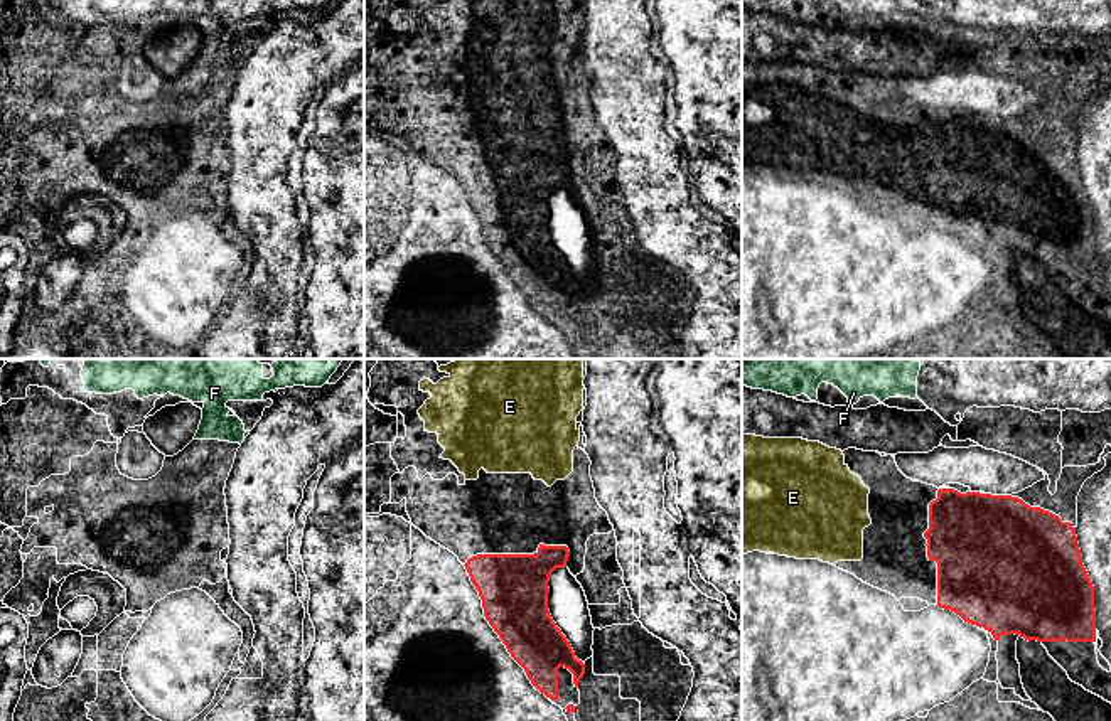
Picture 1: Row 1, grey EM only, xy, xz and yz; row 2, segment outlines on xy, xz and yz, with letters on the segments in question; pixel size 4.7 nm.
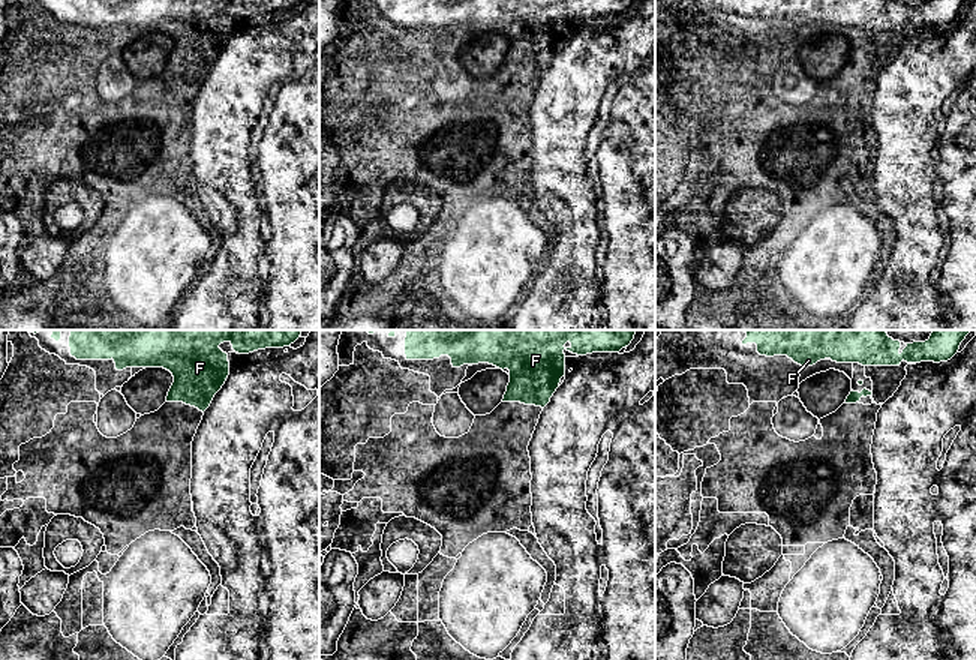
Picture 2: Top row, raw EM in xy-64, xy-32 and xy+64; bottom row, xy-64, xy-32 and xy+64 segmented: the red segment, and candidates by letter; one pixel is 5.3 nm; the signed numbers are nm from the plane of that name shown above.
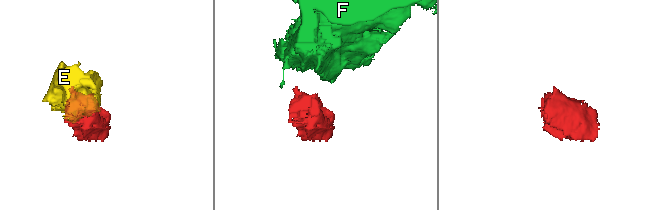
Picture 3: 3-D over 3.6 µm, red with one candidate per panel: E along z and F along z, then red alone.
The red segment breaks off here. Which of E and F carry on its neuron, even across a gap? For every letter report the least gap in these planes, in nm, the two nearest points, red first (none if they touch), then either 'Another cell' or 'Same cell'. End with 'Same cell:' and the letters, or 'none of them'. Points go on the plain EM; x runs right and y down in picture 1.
E: Distance 260 nm. Across: yz (924, 155), (870, 145). Same cell
F: Distance 440 nm. Across: yz (939, 112), (914, 21). Another cell
Same cell: E

